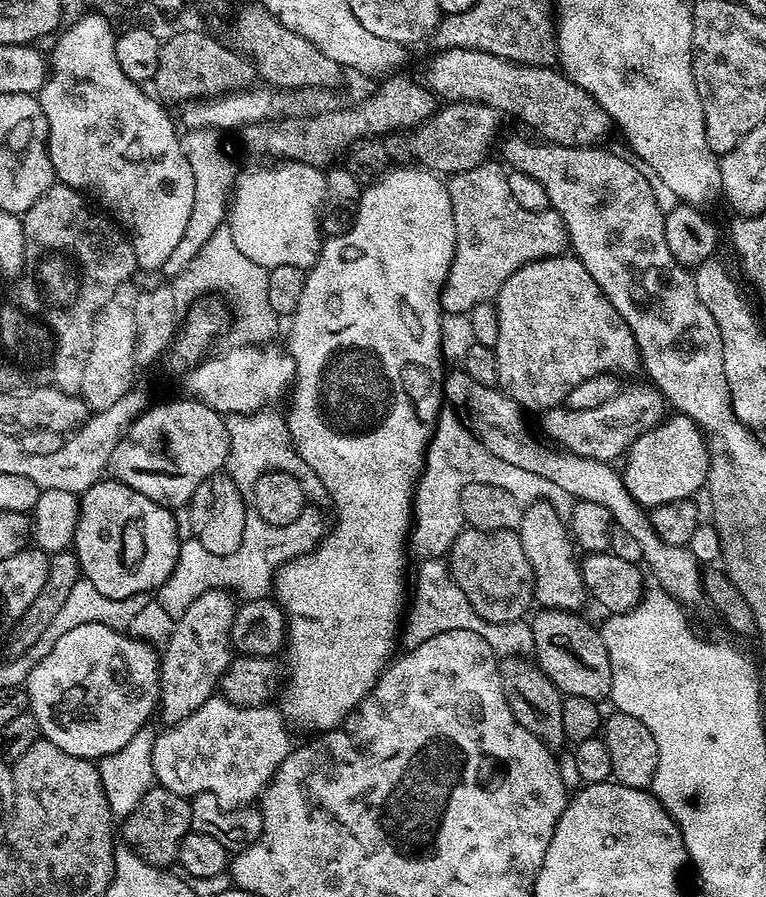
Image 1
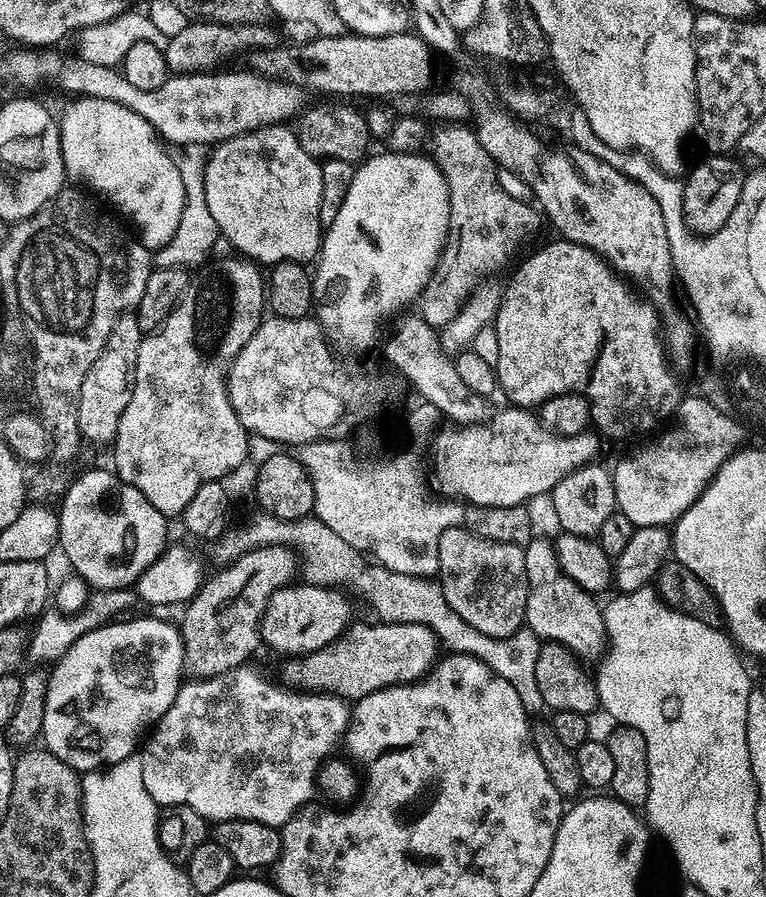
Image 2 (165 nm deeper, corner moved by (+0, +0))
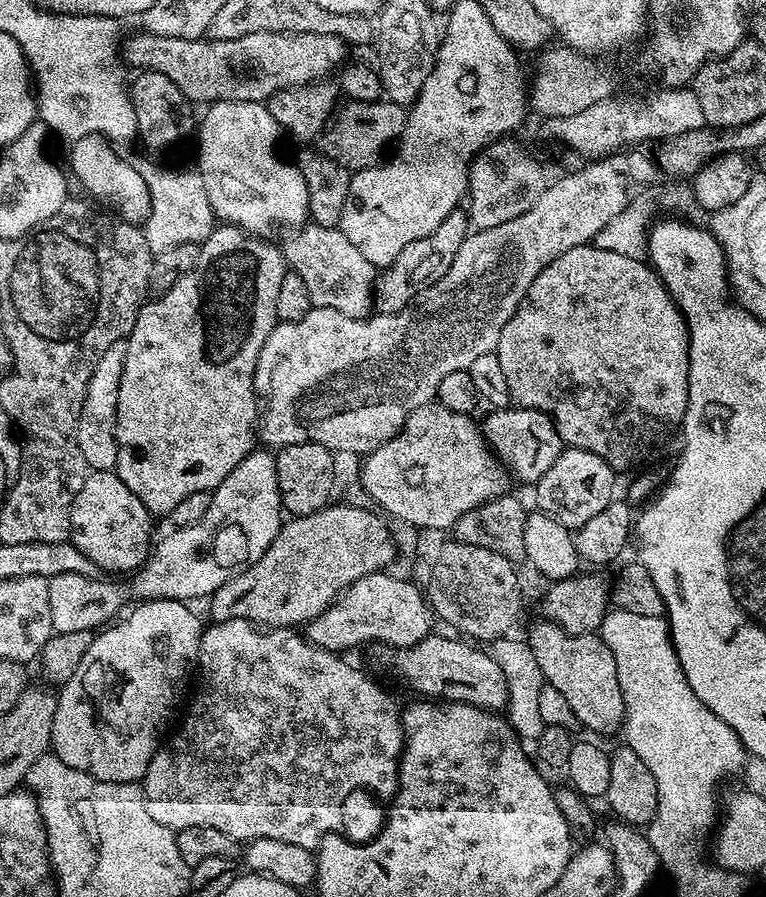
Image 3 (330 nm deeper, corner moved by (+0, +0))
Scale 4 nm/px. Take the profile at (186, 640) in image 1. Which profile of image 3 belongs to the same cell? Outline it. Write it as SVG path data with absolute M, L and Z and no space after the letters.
M335 504L309 516L285 519L266 554L212 593L211 619L246 620L268 630L292 630L295 624L307 625L322 614L341 592L363 576L387 569L387 564L398 556L390 528L388 532L375 511Z

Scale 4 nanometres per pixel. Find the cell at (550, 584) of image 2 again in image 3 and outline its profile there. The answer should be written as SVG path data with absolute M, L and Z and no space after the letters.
M541 622L529 630L526 635L526 642L530 650L534 650L534 659L538 661L538 670L542 670L545 681L574 710L577 721L581 725L585 724L592 732L616 732L621 731L624 722L624 699L622 698L622 686L618 682L618 666L614 662L614 654L606 646L606 642L601 640L599 635L591 634L585 636L570 636L557 624L551 622Z

